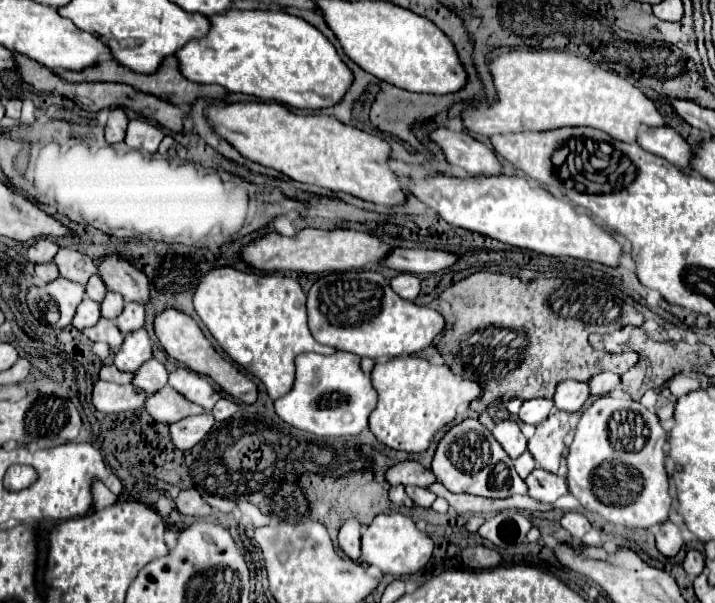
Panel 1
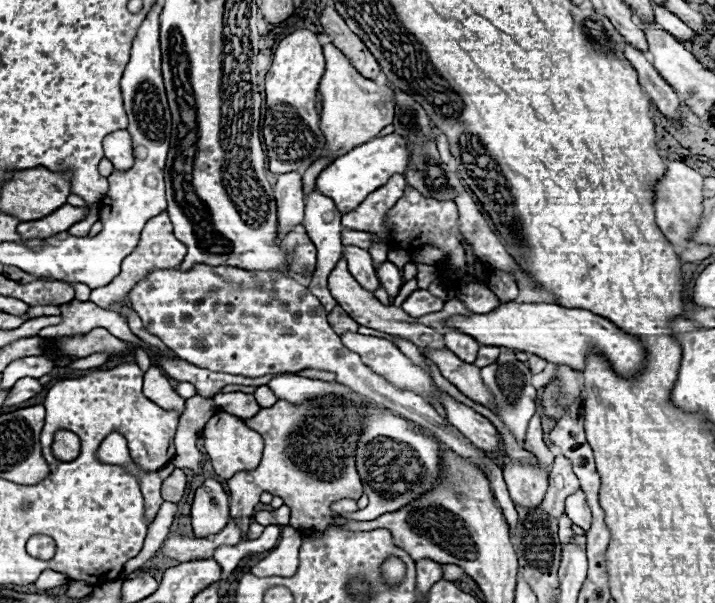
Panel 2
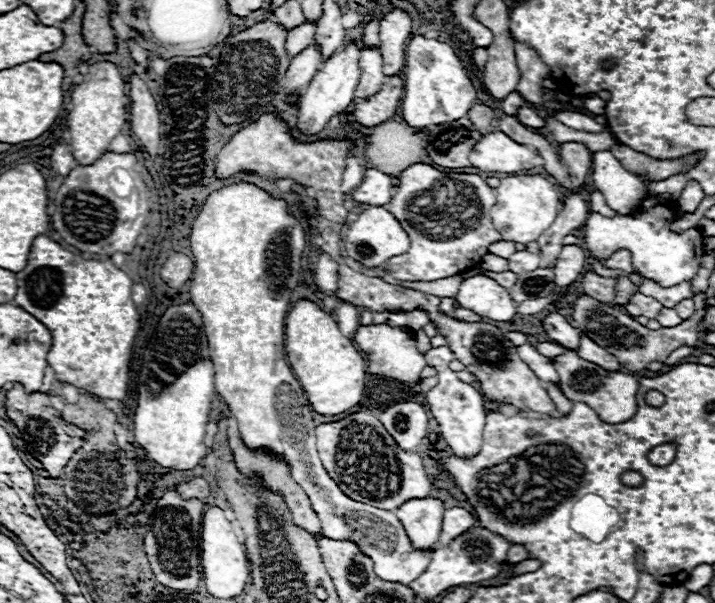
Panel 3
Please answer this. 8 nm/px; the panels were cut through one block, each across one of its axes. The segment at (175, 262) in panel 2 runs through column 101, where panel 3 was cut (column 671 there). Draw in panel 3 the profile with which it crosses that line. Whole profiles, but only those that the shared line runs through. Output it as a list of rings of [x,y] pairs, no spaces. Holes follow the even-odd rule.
[[[644,278],[644,284],[640,288],[642,294],[646,296],[652,296],[656,298],[662,306],[676,306],[680,300],[686,300],[686,298],[692,298],[692,288],[690,288],[690,282],[684,282],[684,284],[678,284],[678,286],[672,286],[672,288],[662,288],[658,284],[654,284],[652,280]]]

